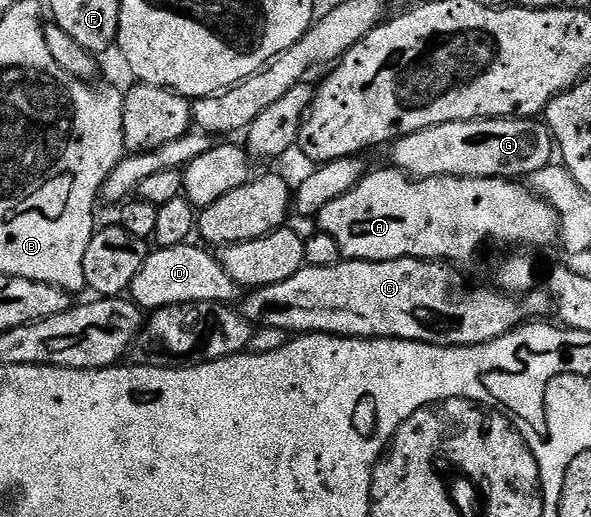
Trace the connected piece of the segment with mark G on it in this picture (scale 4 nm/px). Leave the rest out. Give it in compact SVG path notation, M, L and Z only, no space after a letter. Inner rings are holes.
M483 117L481 121L442 123L391 142L391 164L413 179L422 177L506 177L527 179L554 157L547 124L522 117Z

